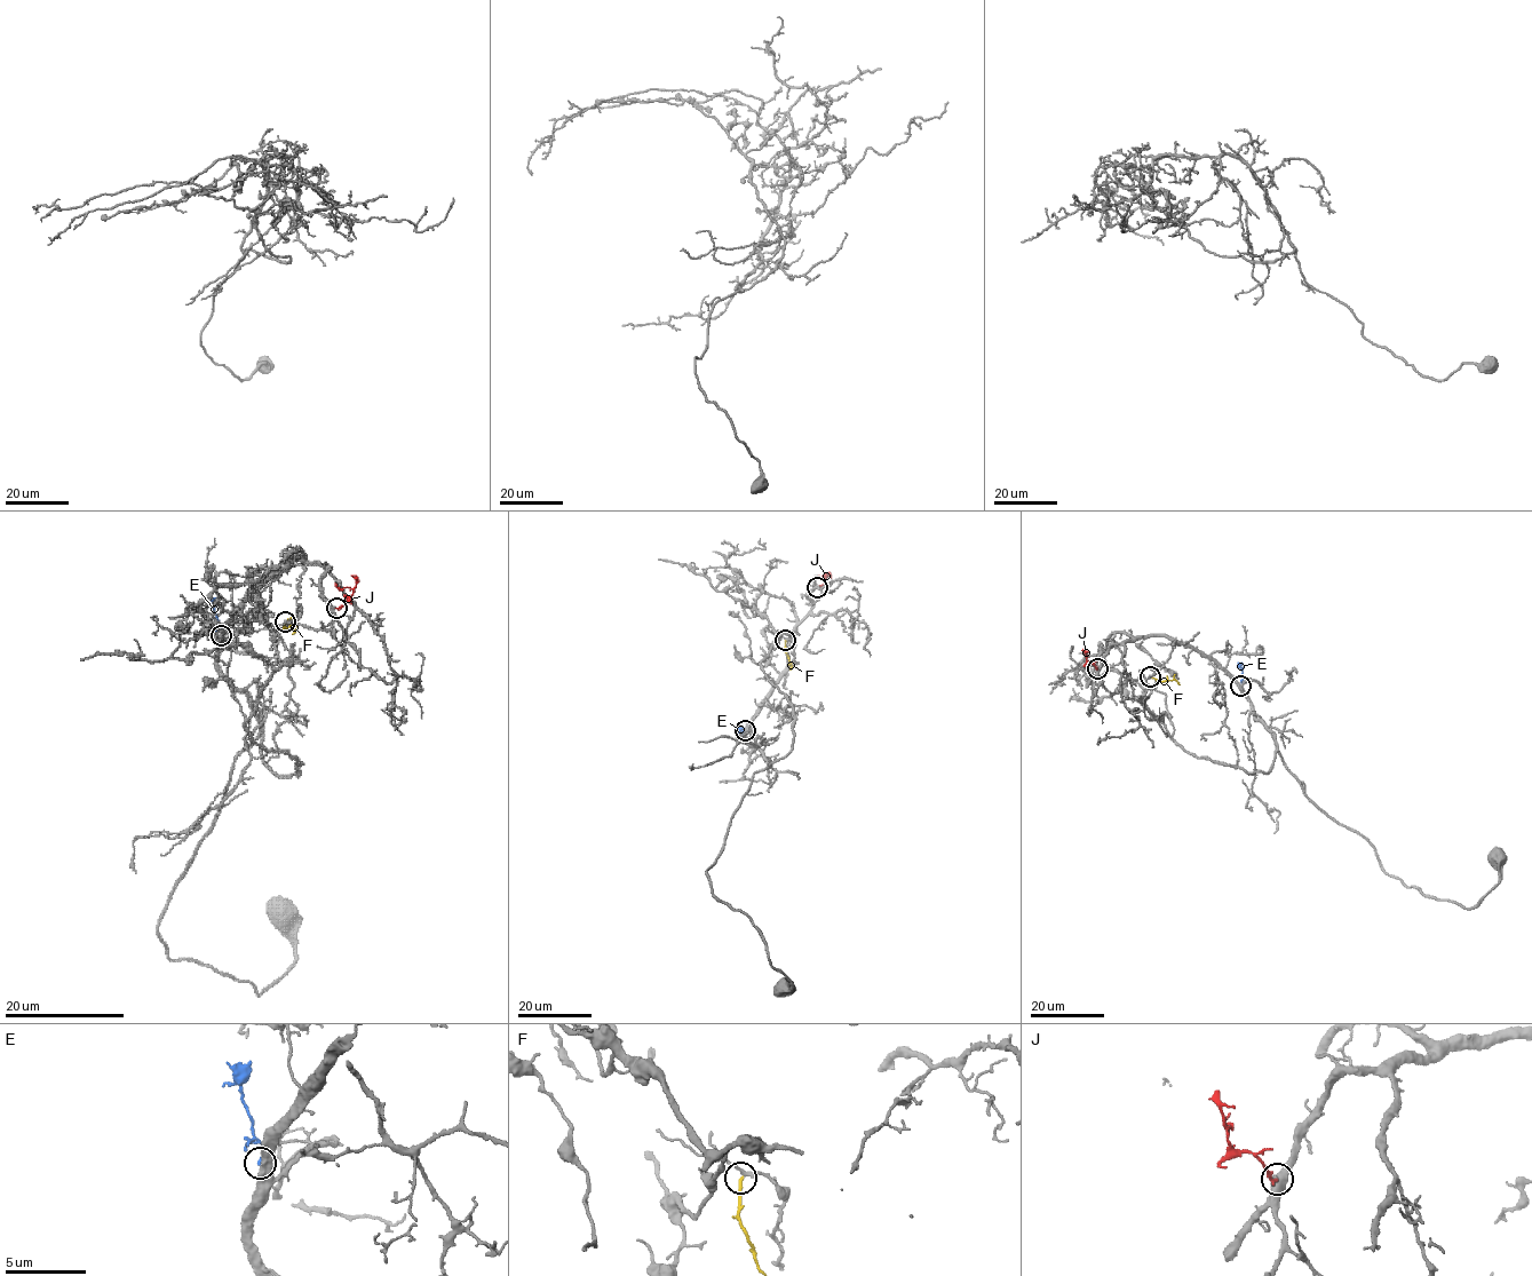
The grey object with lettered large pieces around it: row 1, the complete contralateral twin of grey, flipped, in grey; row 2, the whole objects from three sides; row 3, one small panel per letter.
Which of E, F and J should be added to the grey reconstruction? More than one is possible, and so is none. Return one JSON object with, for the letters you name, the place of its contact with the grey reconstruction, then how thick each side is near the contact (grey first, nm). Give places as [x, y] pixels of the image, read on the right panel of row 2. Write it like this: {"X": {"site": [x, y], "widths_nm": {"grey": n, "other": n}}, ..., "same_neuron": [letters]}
{"F": {"site": [1150, 676], "widths_nm": {"grey": 240, "other": 200}}, "J": {"site": [1097, 668], "widths_nm": {"grey": 360, "other": 180}}, "same_neuron": ["F", "J"]}

